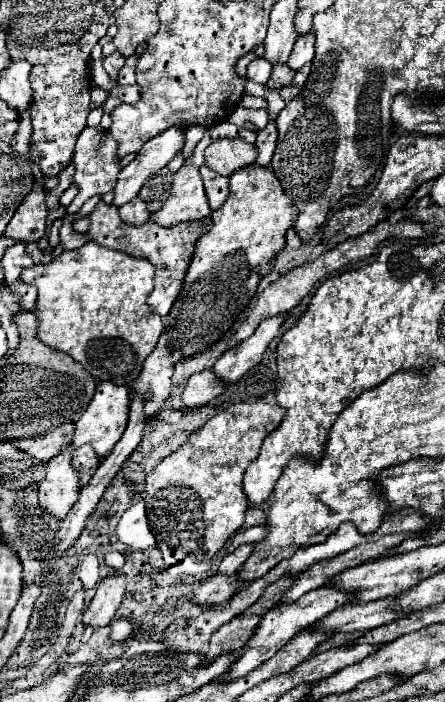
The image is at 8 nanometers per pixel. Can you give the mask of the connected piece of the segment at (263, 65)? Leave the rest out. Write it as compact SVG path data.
M260 57L260 59L254 59L248 65L248 75L246 77L256 81L256 83L268 83L270 73L272 73L272 63L268 63L264 57Z

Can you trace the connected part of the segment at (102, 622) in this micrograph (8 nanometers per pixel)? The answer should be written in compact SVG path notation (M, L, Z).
M114 575L106 577L98 589L94 599L90 601L82 623L92 625L92 627L106 627L114 619L122 597L126 593L126 577L124 575Z

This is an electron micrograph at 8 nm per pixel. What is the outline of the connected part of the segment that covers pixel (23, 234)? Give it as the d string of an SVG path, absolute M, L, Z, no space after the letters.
M34 183L34 189L14 213L4 235L22 243L40 241L46 233L46 217L46 193L38 187L38 183Z

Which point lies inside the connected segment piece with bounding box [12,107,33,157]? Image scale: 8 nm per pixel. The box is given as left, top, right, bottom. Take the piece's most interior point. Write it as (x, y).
(21, 141)

